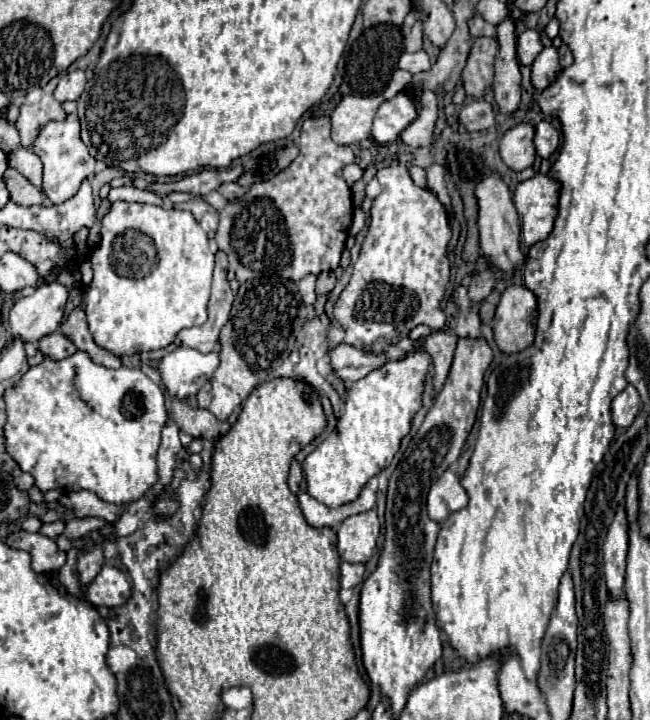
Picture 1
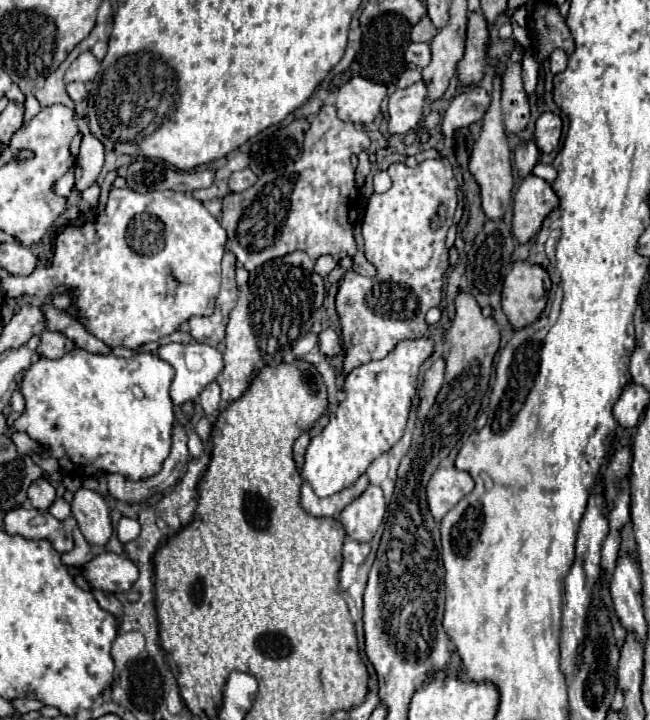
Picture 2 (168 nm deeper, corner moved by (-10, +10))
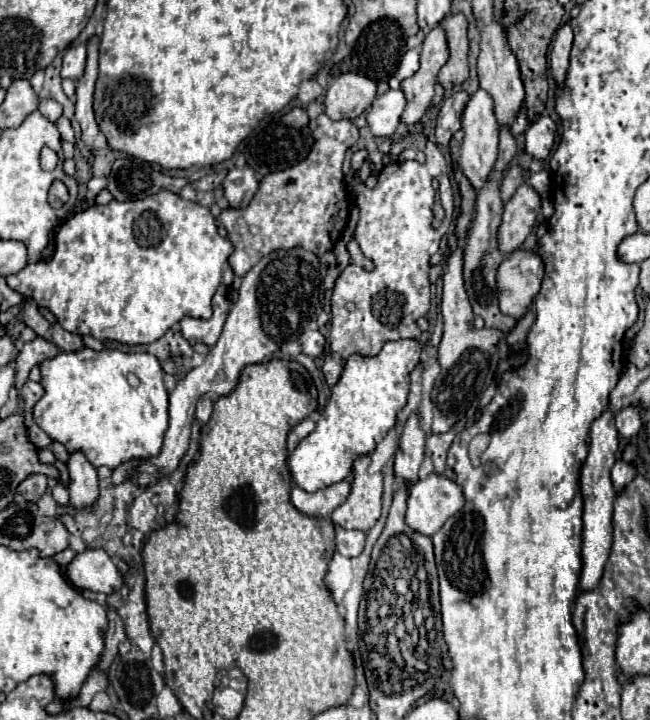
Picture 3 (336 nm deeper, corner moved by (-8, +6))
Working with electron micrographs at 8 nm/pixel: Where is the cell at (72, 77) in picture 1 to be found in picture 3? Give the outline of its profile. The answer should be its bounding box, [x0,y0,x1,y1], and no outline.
[62,46,86,82]

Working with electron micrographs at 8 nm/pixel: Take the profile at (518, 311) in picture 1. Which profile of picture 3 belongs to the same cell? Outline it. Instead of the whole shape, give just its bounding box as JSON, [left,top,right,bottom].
[498,250,544,320]

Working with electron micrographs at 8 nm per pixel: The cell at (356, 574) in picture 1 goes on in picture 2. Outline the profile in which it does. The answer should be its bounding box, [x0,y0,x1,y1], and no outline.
[342,538,370,566]

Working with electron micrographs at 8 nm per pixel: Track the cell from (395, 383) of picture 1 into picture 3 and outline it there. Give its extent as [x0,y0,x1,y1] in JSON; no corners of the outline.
[288,340,422,492]

